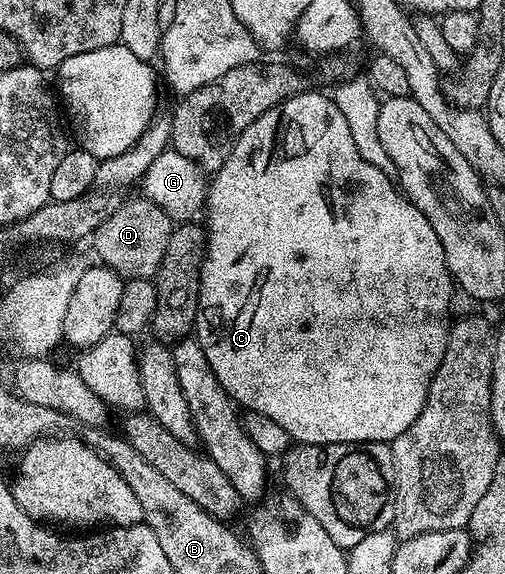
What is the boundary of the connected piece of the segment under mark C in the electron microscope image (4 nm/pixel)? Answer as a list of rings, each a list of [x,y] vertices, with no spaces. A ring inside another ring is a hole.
[[[305,90],[299,92],[297,96],[291,96],[284,103],[266,110],[238,138],[238,142],[230,150],[226,162],[211,177],[210,183],[206,188],[206,216],[208,212],[208,224],[206,231],[208,233],[208,249],[204,251],[204,265],[200,271],[200,305],[196,311],[196,326],[194,329],[195,339],[200,341],[204,348],[206,358],[210,362],[210,370],[214,378],[222,386],[229,400],[235,402],[241,409],[249,412],[257,412],[282,426],[286,434],[292,436],[297,444],[367,444],[369,442],[391,442],[395,440],[398,434],[402,434],[418,418],[422,406],[426,402],[426,394],[430,390],[430,382],[442,362],[442,354],[446,354],[446,342],[448,341],[448,329],[450,319],[448,320],[448,307],[452,304],[452,292],[454,293],[454,281],[448,267],[446,266],[446,254],[442,250],[442,242],[438,242],[438,234],[434,234],[434,226],[418,210],[407,196],[403,195],[401,189],[394,183],[393,177],[382,174],[378,166],[370,166],[358,154],[358,146],[354,146],[354,138],[350,135],[350,126],[346,126],[346,118],[342,118],[342,110],[333,102],[331,95],[320,92],[311,92]]]

